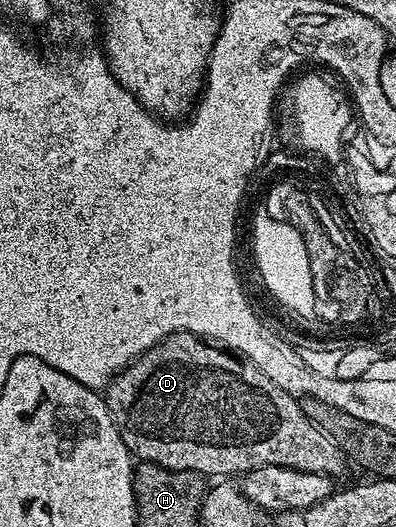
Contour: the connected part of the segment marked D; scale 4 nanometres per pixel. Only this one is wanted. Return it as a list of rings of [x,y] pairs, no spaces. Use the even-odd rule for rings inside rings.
[[[181,332],[172,334],[169,338],[163,338],[154,348],[147,350],[142,356],[135,358],[126,369],[121,370],[119,374],[113,377],[112,381],[106,387],[106,401],[108,411],[126,444],[126,448],[142,462],[153,462],[162,468],[171,470],[189,470],[201,476],[208,474],[220,474],[216,476],[243,476],[254,468],[263,466],[285,466],[294,468],[302,472],[318,472],[329,476],[337,476],[344,470],[346,459],[337,446],[320,431],[317,426],[302,412],[300,402],[293,395],[287,394],[270,376],[266,376],[252,362],[246,358],[237,356],[229,352],[219,344],[213,344],[205,339],[200,338],[197,334],[191,332]]]

